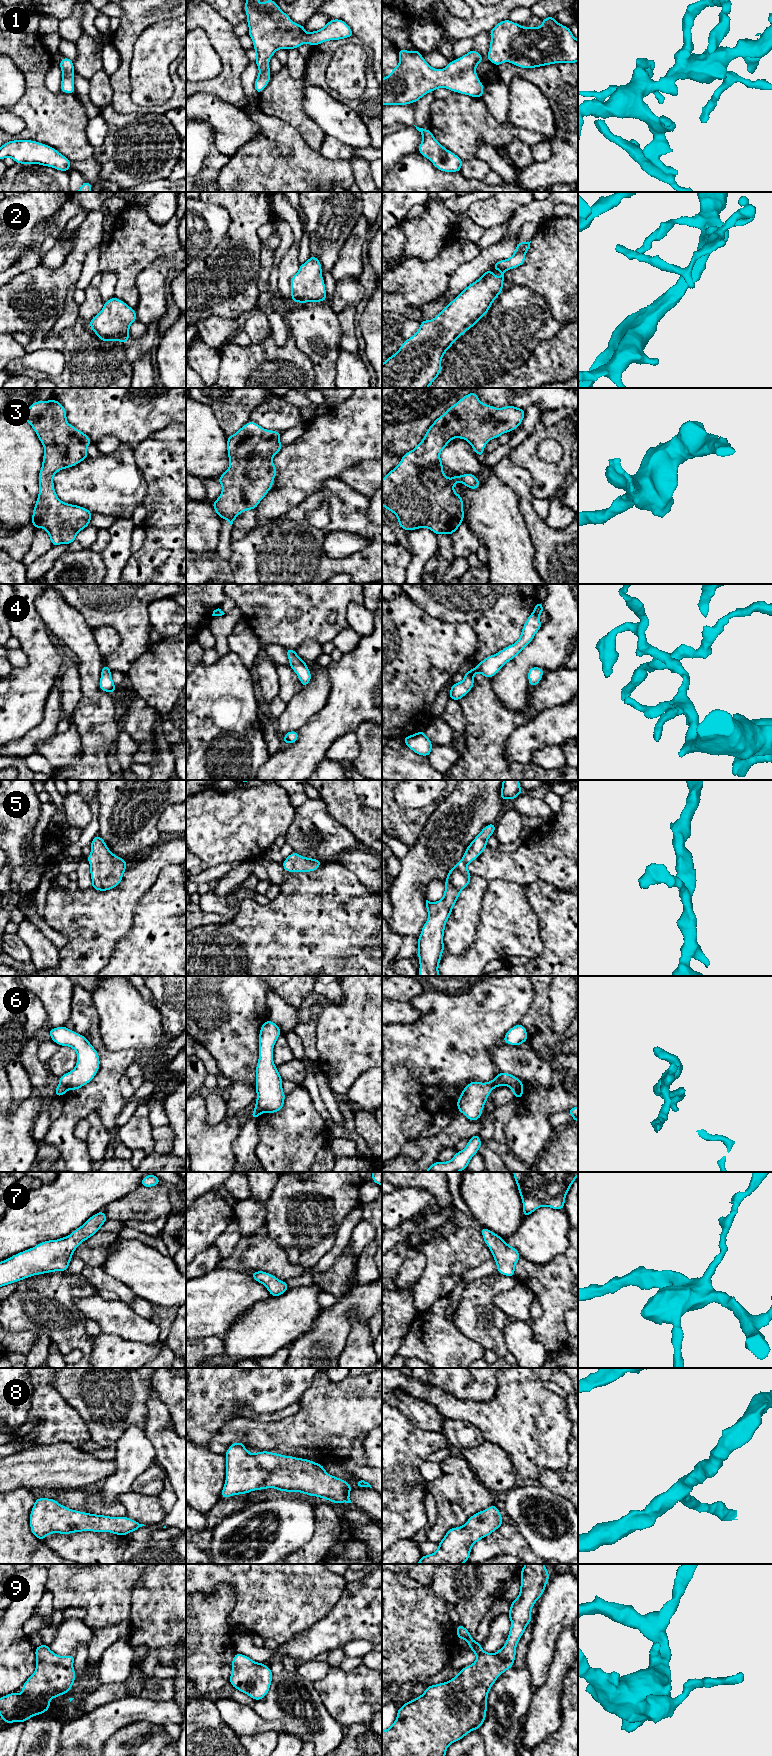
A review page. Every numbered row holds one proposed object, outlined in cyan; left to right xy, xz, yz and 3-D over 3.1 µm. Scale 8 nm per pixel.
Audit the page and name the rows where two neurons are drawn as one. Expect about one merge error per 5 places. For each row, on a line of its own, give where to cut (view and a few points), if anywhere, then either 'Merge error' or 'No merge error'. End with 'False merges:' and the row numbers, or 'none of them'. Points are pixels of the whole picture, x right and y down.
1: No split. No merge error
2: No split. No merge error
3: No split. No merge error
4: No split. No merge error
5: No split. No merge error
6: Split along yz (520, 1081), (510, 1087). Merge error
7: No split. No merge error
8: No split. No merge error
9: No split. No merge error
False merges: 6

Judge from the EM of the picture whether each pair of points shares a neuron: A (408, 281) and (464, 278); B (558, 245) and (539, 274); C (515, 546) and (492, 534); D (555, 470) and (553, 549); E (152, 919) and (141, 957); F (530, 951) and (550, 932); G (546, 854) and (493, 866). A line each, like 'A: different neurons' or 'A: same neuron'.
A: different neurons
B: same neuron
C: same neuron
D: different neurons
E: same neuron
F: different neurons
G: same neuron

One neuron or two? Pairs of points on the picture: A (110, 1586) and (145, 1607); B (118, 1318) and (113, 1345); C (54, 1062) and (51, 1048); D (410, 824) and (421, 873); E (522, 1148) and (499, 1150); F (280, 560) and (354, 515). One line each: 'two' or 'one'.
A: two
B: two
C: two
D: two
E: two
F: one

